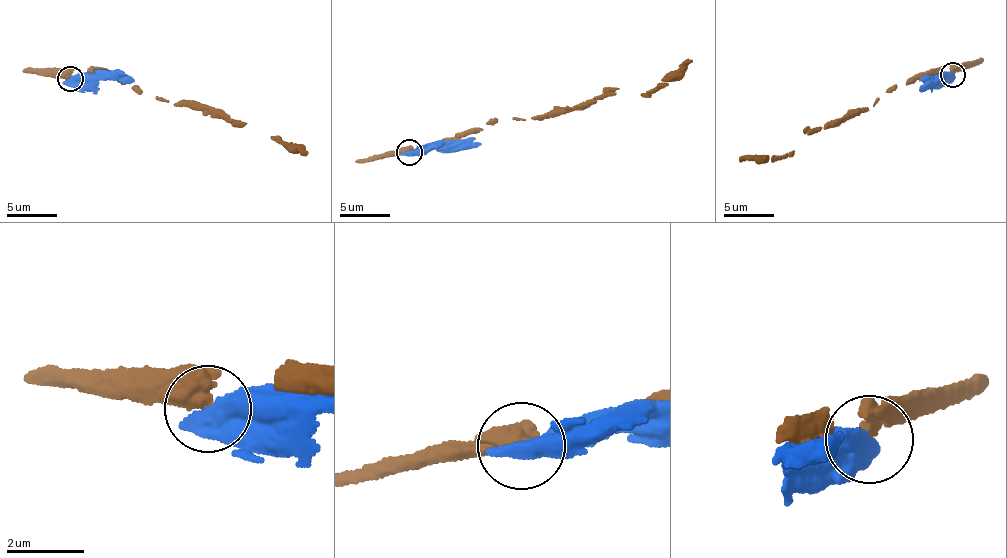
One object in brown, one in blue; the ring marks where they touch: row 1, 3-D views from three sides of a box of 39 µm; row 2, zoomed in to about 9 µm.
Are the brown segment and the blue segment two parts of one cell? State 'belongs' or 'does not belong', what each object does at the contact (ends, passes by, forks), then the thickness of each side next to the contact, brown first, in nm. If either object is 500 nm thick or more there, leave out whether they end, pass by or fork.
does not belong; calibres 480 and 650 nm

